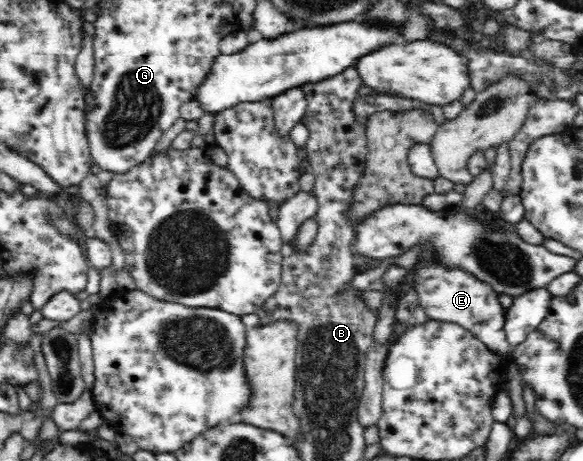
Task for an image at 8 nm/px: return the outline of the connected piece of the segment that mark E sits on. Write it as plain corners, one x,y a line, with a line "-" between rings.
430,263
426,267
412,267
414,289
418,293
418,301
428,319
458,322
468,328
476,338
482,340
495,354
511,361
510,343
508,343
503,323
505,309
499,304
498,293
490,285
478,280
462,269
449,269
441,263

